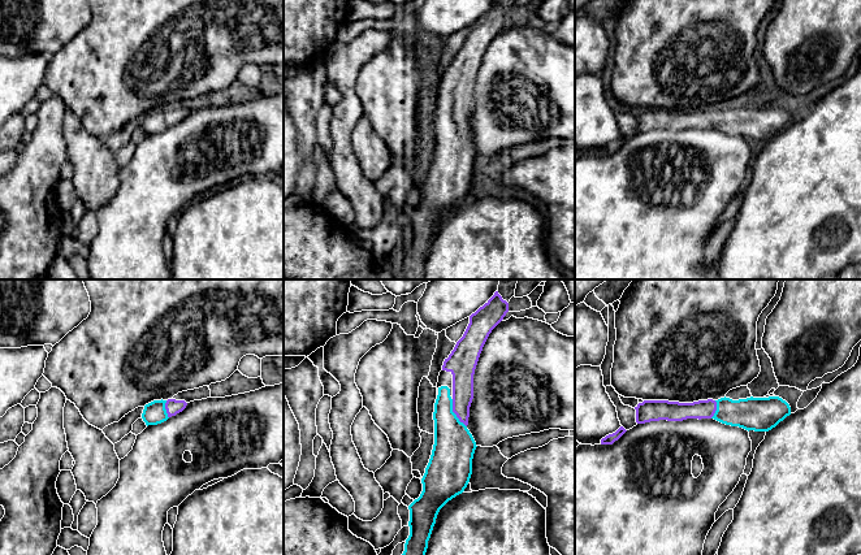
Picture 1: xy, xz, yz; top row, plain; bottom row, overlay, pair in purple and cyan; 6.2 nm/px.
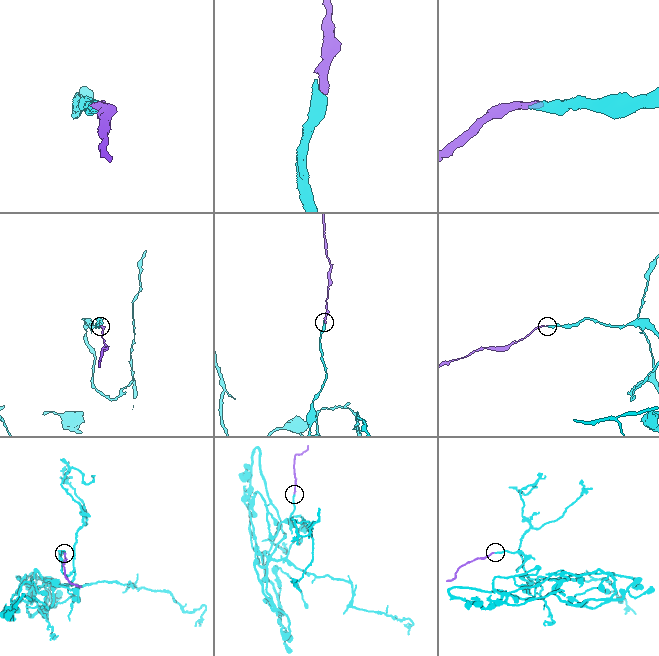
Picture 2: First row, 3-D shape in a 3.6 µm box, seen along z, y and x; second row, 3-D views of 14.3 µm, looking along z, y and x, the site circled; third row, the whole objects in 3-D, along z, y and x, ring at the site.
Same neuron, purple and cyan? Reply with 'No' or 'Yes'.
Yes

